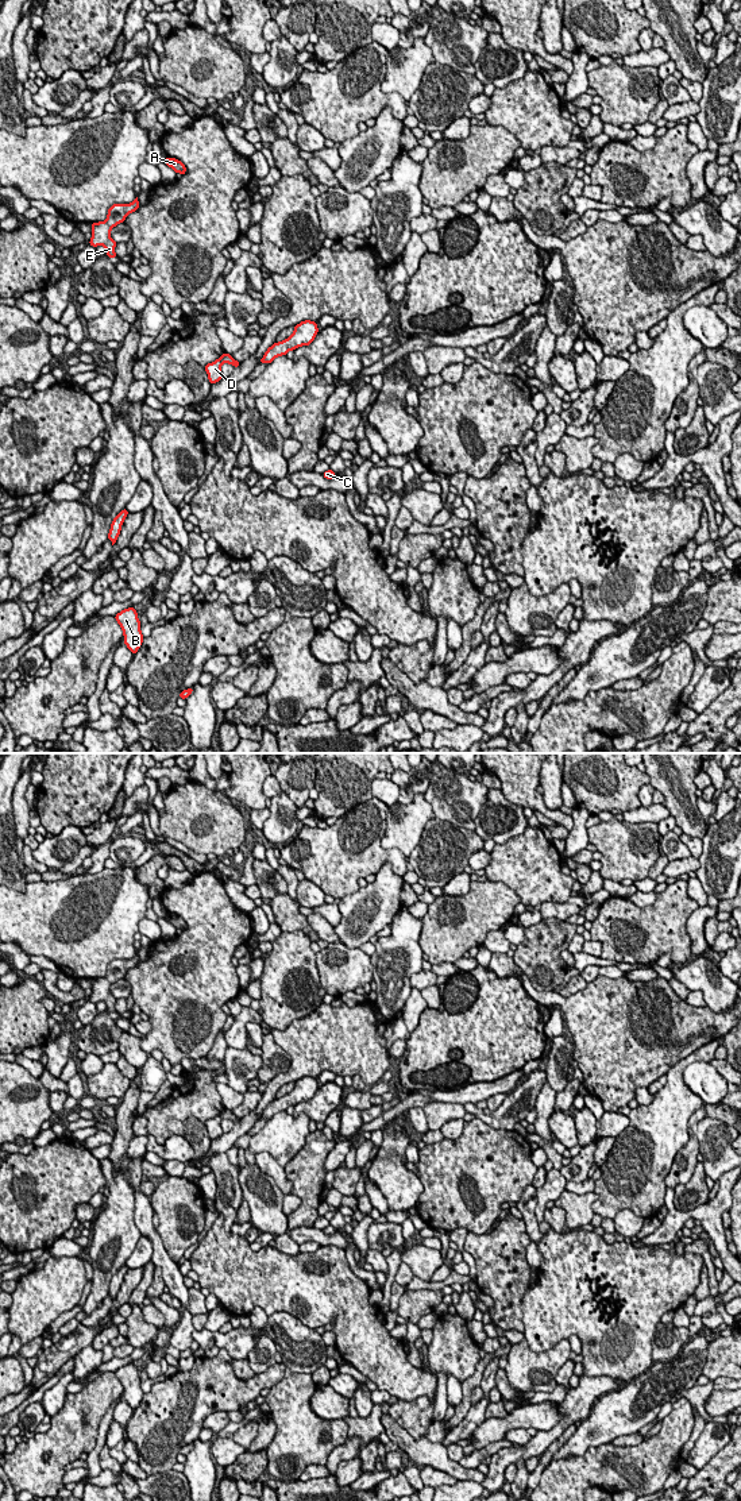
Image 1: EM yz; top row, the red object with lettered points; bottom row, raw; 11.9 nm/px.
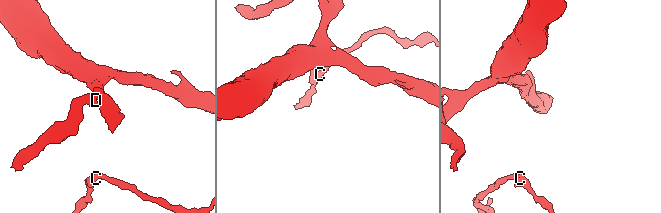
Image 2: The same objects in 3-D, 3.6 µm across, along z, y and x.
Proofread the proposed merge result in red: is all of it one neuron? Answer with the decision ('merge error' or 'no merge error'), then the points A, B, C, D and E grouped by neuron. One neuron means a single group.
merge error | A D E / B C

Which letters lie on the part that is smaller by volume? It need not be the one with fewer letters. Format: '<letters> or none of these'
A, D, E

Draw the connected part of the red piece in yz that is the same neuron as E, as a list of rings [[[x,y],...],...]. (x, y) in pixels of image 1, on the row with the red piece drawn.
[[[138,197],[131,204],[113,204],[108,209],[107,219],[104,221],[92,223],[92,239],[89,244],[93,247],[104,246],[109,258],[116,258],[115,247],[116,242],[111,238],[109,232],[113,227],[123,223],[126,217],[139,208]]]

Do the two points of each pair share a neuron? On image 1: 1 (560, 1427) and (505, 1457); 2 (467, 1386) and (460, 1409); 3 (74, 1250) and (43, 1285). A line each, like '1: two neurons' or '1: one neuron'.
1: one neuron
2: one neuron
3: two neurons

